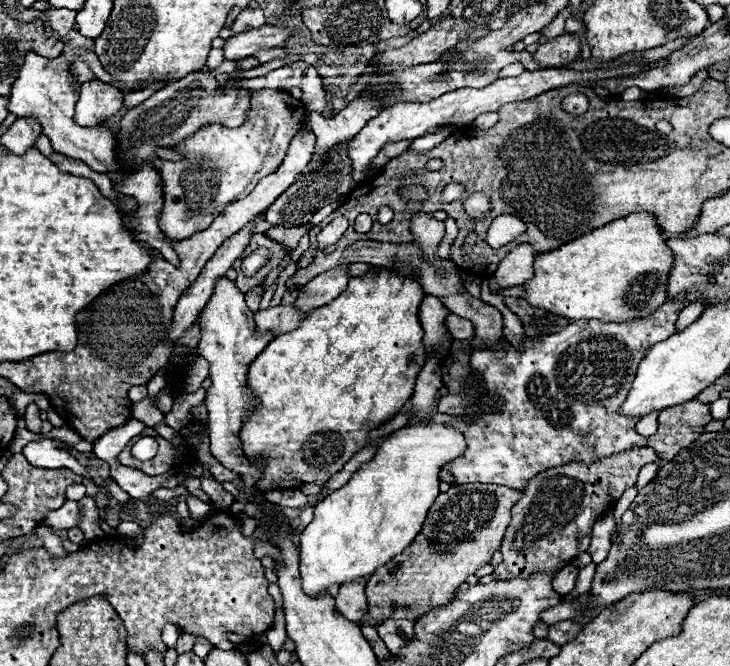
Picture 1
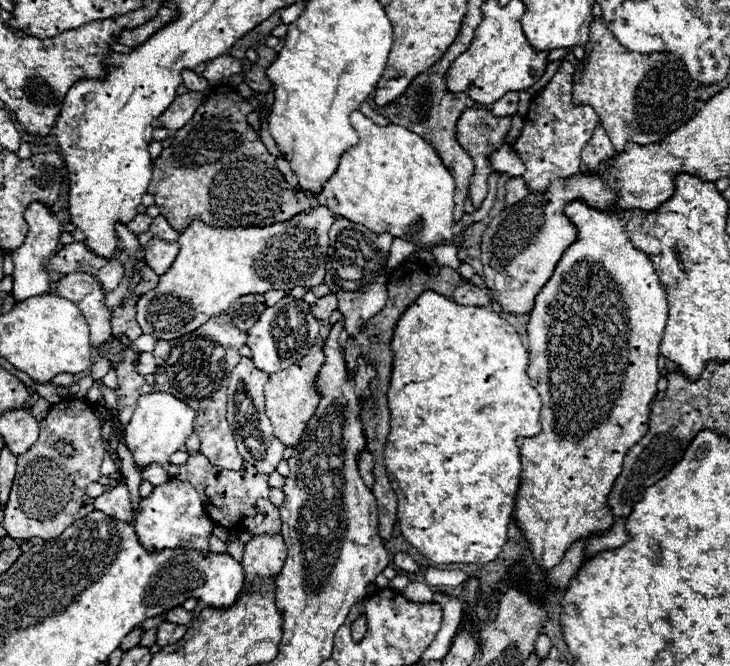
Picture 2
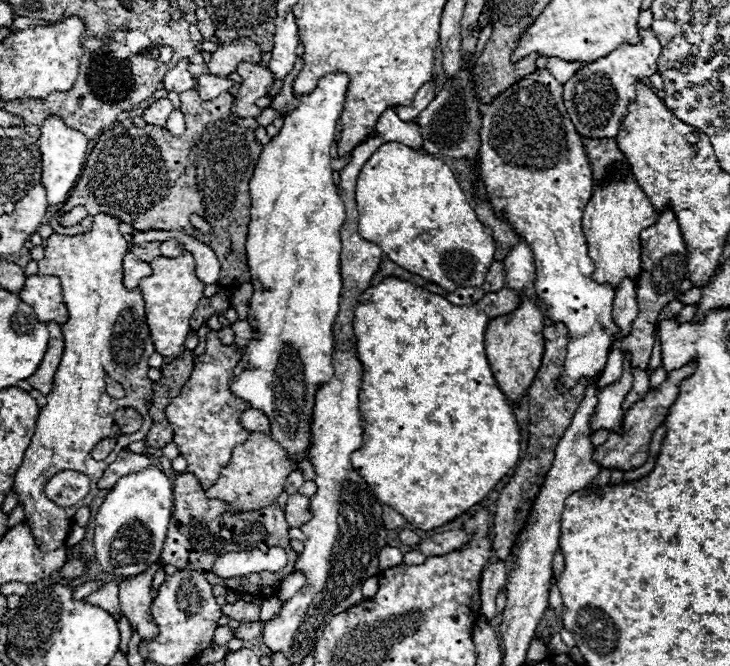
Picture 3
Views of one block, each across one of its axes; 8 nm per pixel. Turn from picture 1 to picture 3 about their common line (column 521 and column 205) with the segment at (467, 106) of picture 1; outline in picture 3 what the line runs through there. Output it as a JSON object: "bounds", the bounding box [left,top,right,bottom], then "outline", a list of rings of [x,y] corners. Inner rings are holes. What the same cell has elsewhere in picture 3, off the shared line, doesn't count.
{"bounds":[196,74,234,100],"outline":[[[202,74],[196,76],[196,92],[202,100],[212,100],[216,96],[220,96],[222,92],[228,92],[234,86],[232,80],[222,78],[222,76],[212,76],[212,74]]]}

